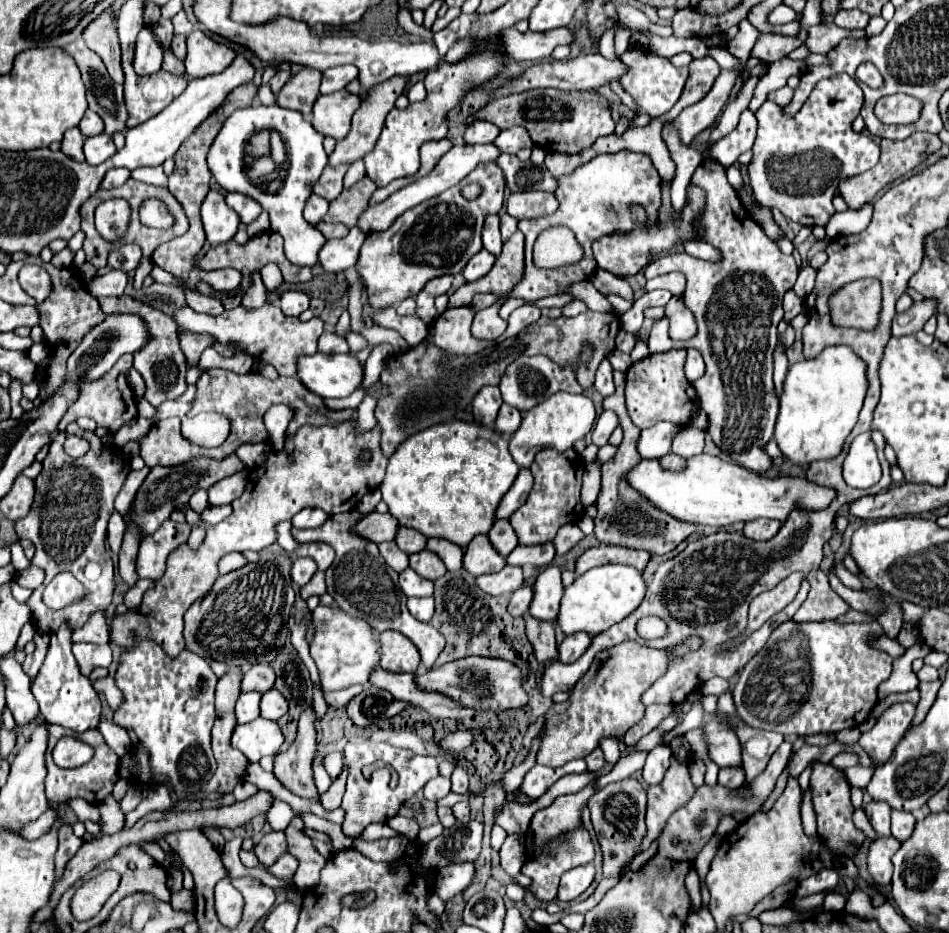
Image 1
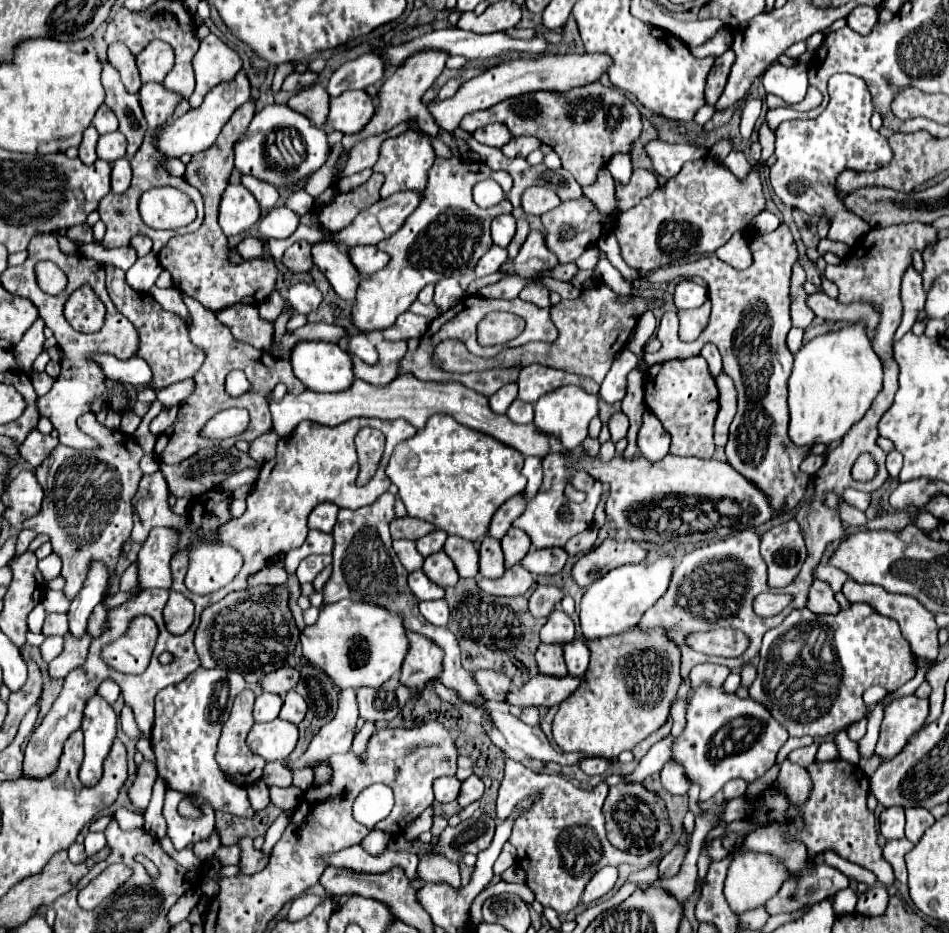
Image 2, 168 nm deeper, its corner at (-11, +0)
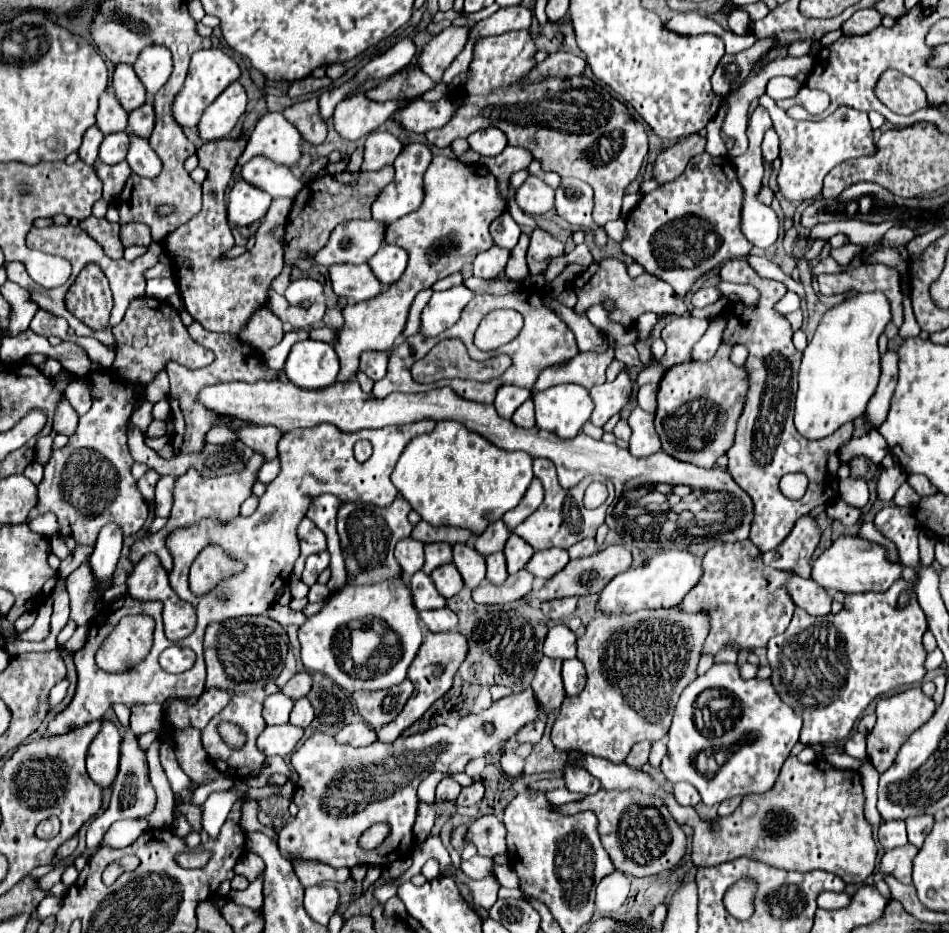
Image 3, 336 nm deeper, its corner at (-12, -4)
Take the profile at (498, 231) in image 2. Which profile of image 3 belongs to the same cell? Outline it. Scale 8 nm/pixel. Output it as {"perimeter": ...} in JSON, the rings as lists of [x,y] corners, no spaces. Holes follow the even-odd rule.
{"perimeter":[[[504,212],[504,214],[500,214],[500,216],[492,222],[490,234],[492,234],[492,238],[494,238],[494,242],[496,242],[498,246],[512,250],[512,248],[518,244],[518,238],[520,238],[522,230],[520,230],[520,226],[510,218],[510,214]]]}

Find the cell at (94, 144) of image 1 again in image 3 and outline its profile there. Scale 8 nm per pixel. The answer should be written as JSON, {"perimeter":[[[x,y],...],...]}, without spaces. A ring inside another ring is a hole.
{"perimeter":[[[116,132],[112,136],[104,136],[100,144],[100,160],[104,164],[118,164],[126,158],[128,152],[128,134]]]}

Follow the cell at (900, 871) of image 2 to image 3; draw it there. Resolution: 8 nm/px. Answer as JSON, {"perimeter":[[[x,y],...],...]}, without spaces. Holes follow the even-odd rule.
{"perimeter":[[[912,844],[888,850],[876,868],[874,882],[884,880],[886,876],[894,876],[902,884],[912,884],[912,860],[916,854],[918,854],[918,848]]]}

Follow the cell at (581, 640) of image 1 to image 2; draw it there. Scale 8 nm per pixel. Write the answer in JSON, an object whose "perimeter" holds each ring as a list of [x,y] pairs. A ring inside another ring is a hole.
{"perimeter":[[[575,638],[575,642],[569,642],[565,646],[565,664],[569,674],[583,676],[589,666],[589,656],[591,656],[591,650],[581,638]]]}

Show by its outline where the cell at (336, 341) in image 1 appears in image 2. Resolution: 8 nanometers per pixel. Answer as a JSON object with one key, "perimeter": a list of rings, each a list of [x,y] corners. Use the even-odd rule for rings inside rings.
{"perimeter":[[[357,334],[349,338],[349,352],[357,358],[361,358],[365,364],[375,364],[377,362],[377,350],[375,346],[367,340],[365,334]]]}

